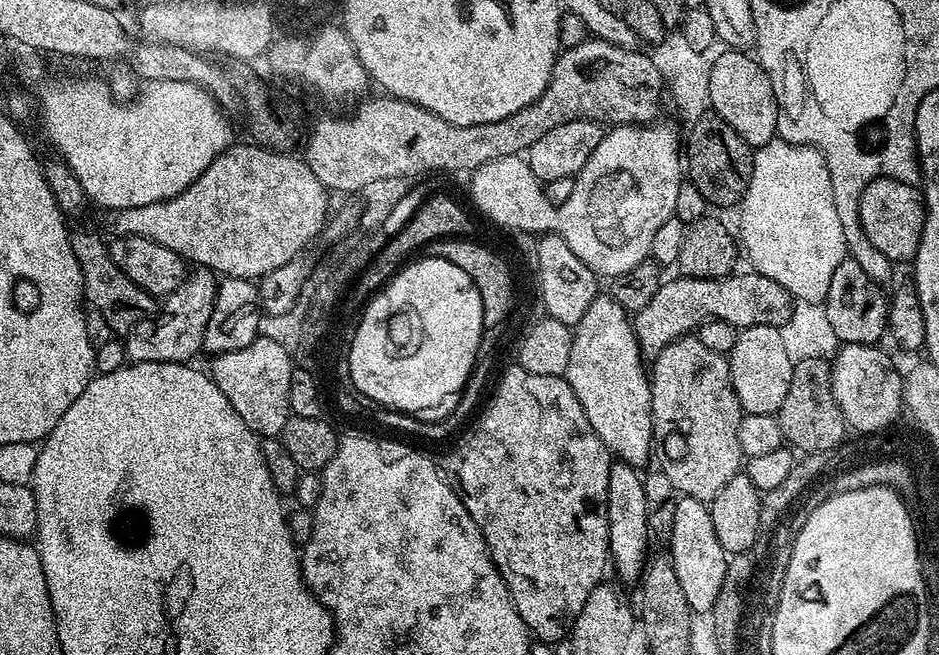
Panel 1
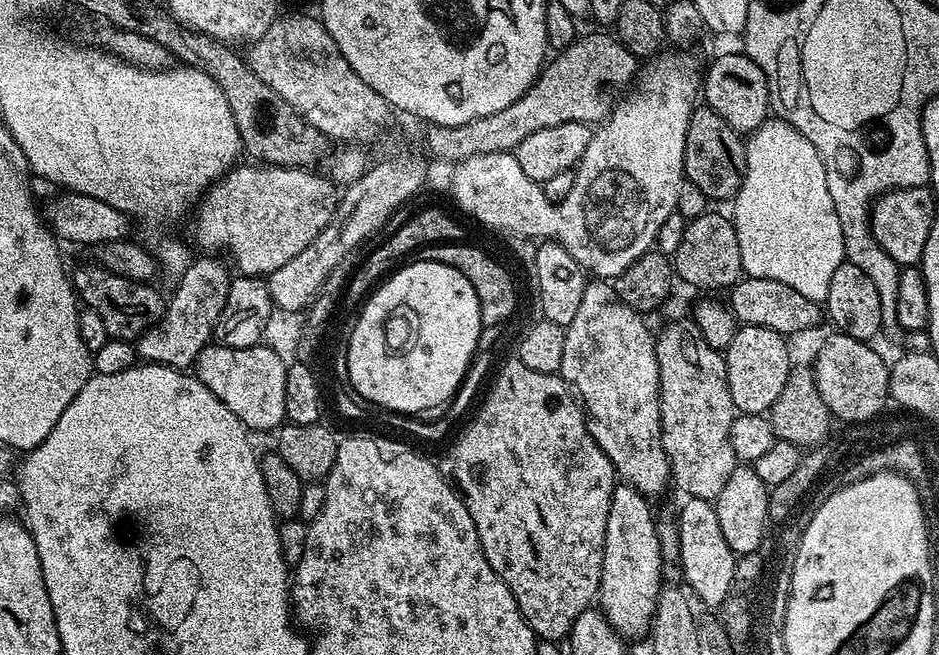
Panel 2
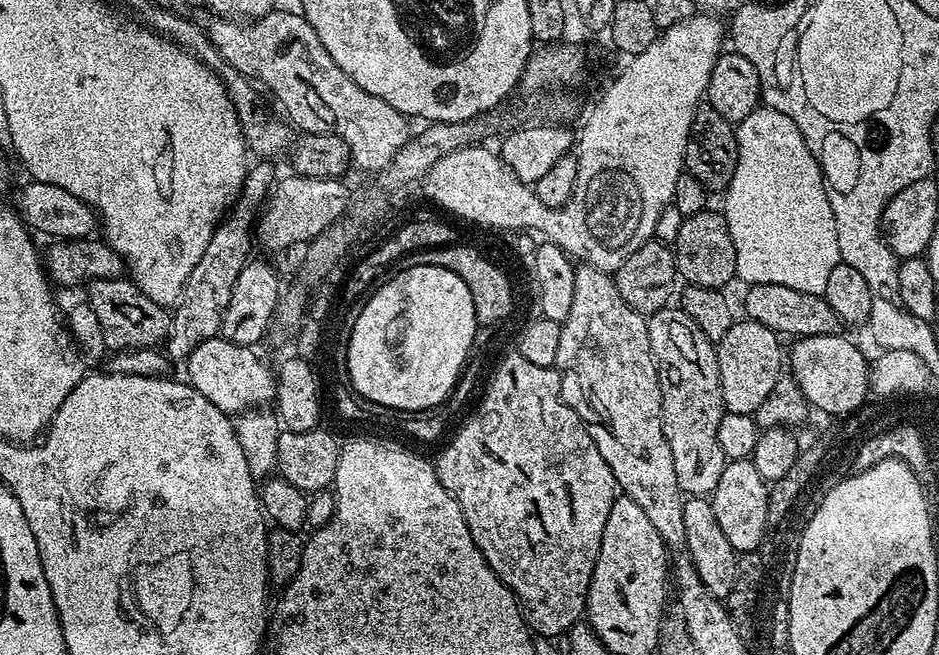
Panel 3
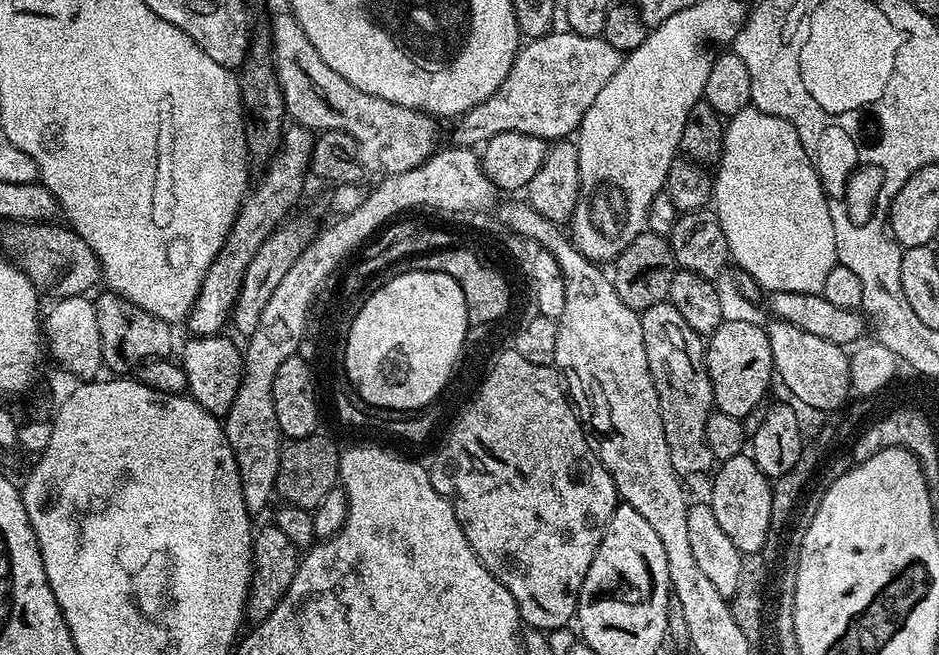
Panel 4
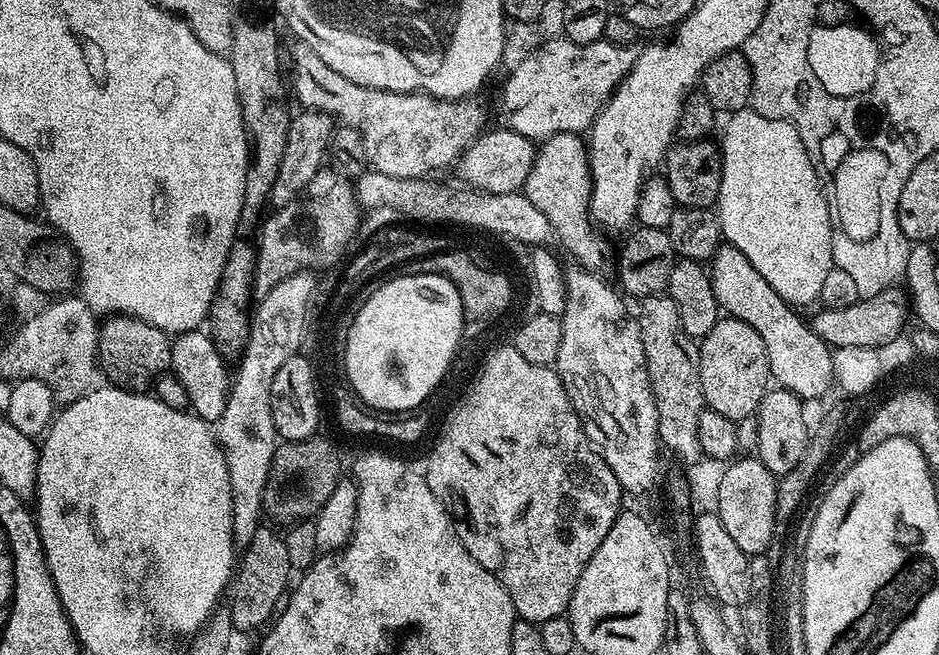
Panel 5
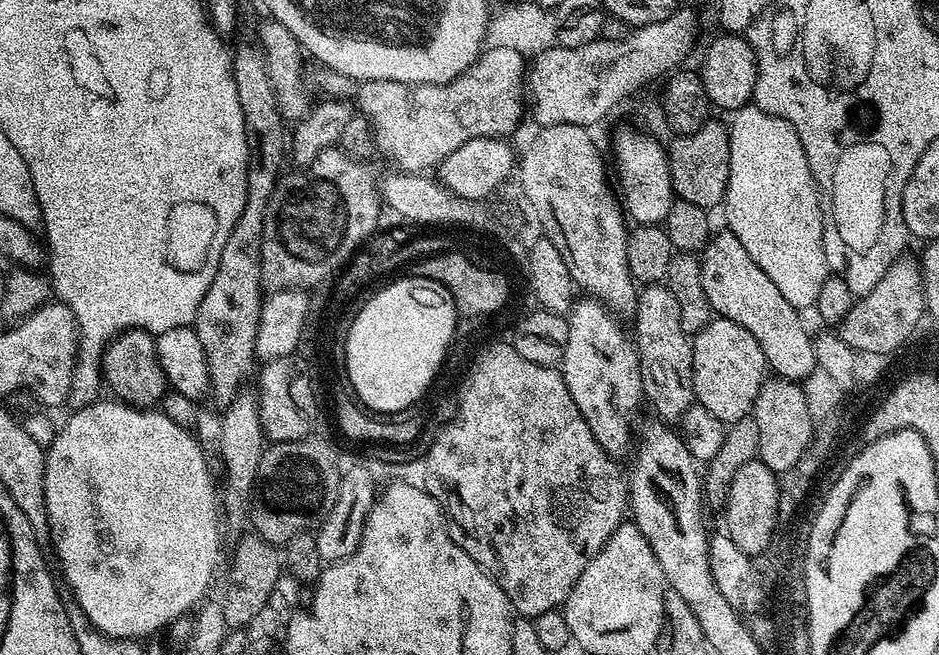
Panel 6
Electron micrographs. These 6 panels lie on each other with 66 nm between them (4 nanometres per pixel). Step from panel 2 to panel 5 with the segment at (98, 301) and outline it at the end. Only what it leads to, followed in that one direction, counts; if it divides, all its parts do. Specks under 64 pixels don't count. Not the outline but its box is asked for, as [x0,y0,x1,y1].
[97,313,172,391]

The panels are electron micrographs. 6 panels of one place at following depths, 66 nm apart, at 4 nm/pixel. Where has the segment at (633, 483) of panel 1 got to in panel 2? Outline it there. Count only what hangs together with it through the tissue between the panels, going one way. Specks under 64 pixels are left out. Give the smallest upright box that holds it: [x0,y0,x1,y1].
[598,482,662,638]

